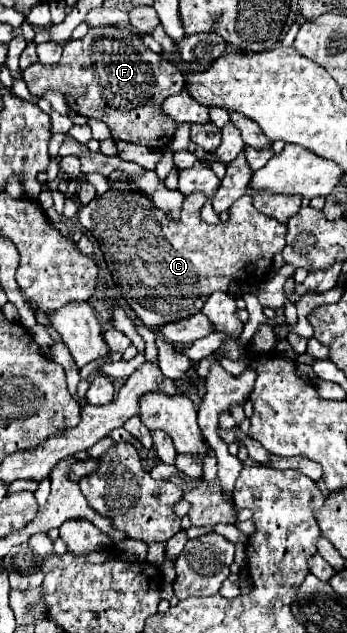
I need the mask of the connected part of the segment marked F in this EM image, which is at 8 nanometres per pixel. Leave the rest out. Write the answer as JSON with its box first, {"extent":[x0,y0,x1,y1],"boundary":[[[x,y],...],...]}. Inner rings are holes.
{"extent":[23,27,185,149],"boundary":[[[91,27],[81,41],[65,43],[59,63],[37,63],[33,71],[35,75],[31,75],[31,69],[23,71],[33,97],[41,97],[49,89],[61,91],[73,111],[103,121],[115,141],[129,141],[149,149],[169,147],[175,125],[161,113],[161,103],[185,87],[185,77],[179,67],[145,47],[131,27]]]}

